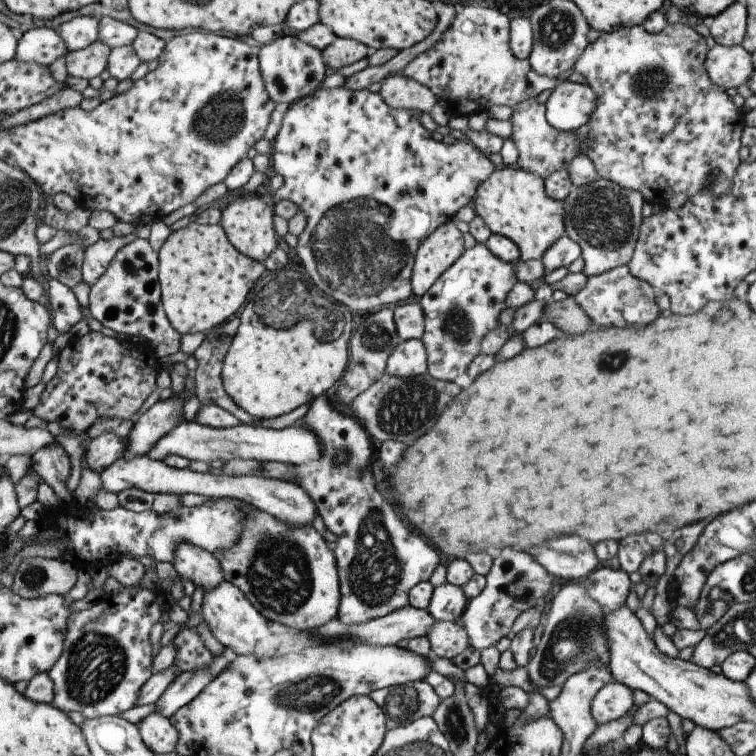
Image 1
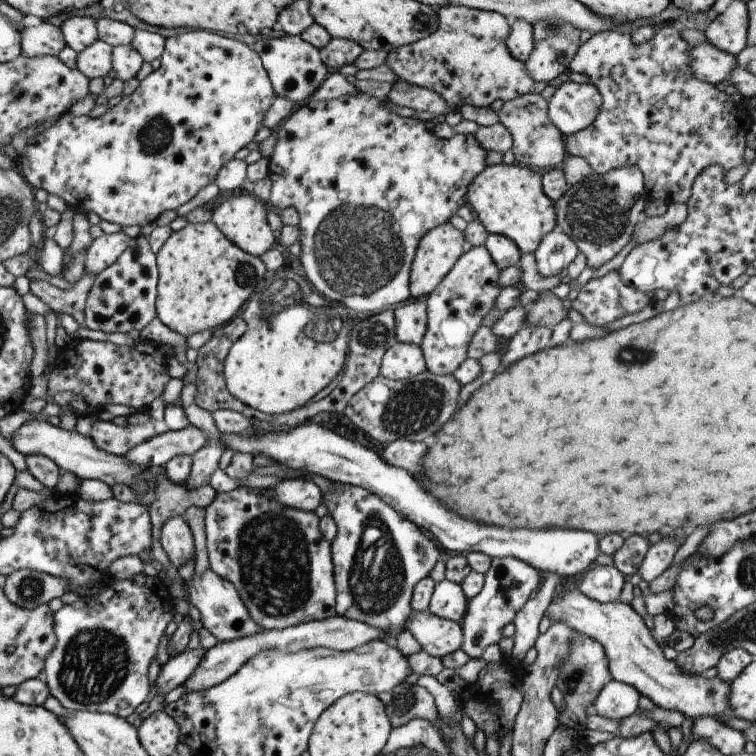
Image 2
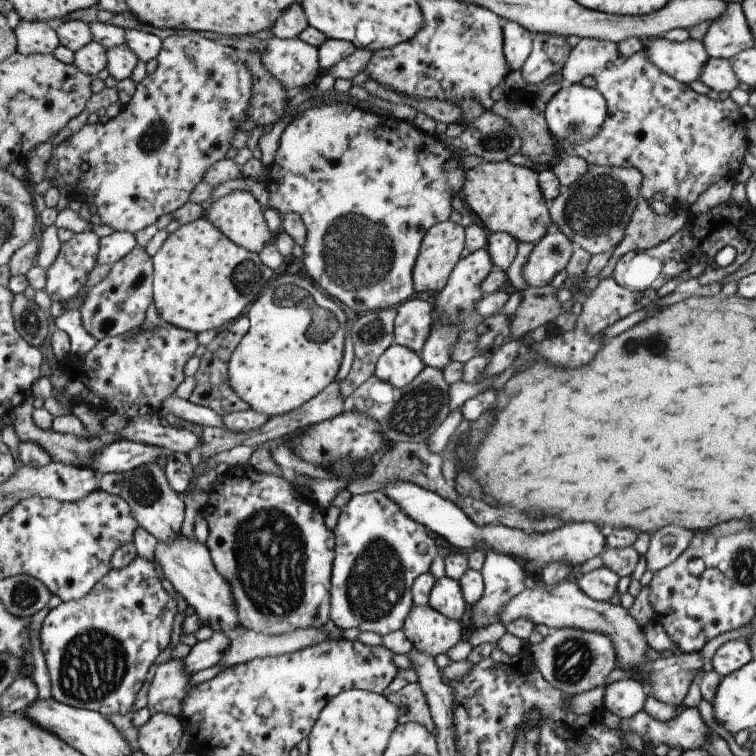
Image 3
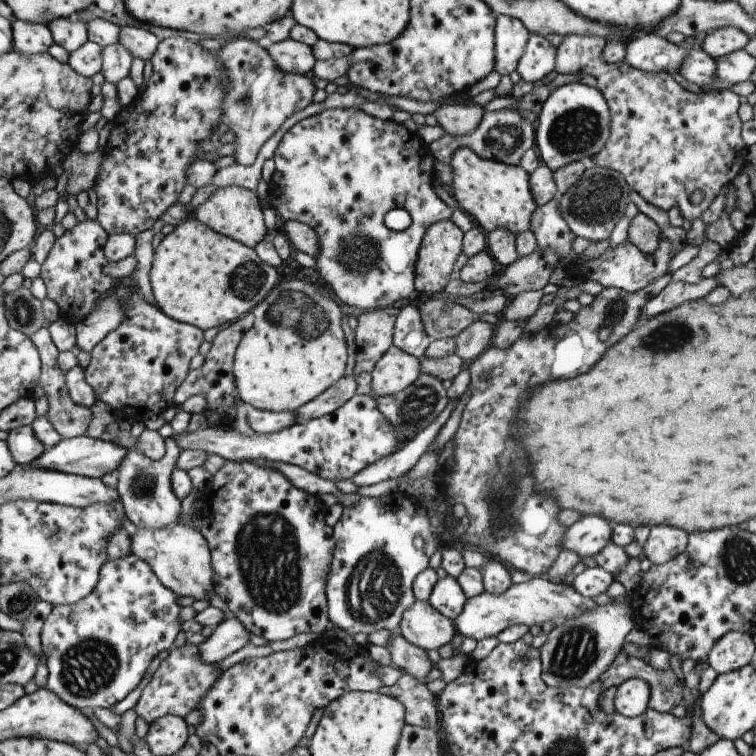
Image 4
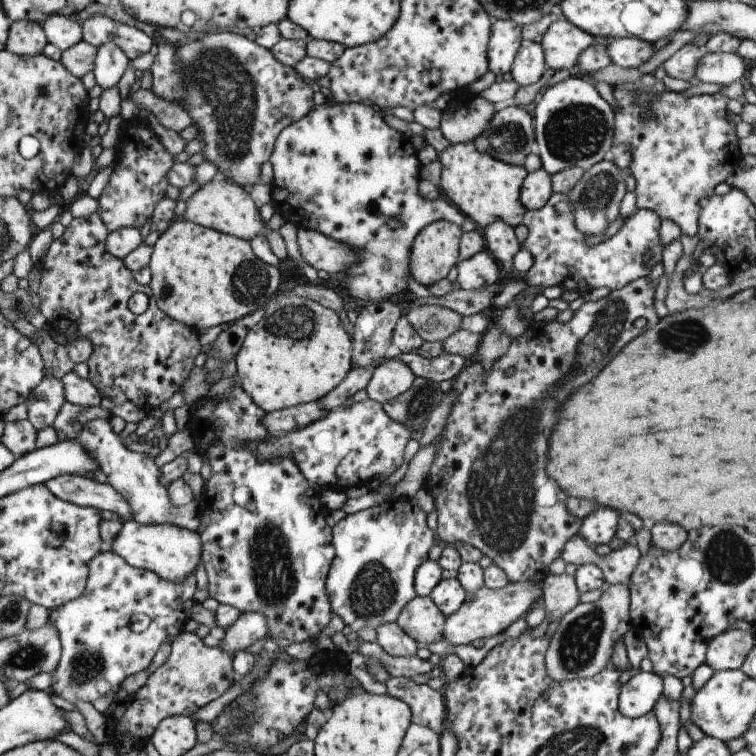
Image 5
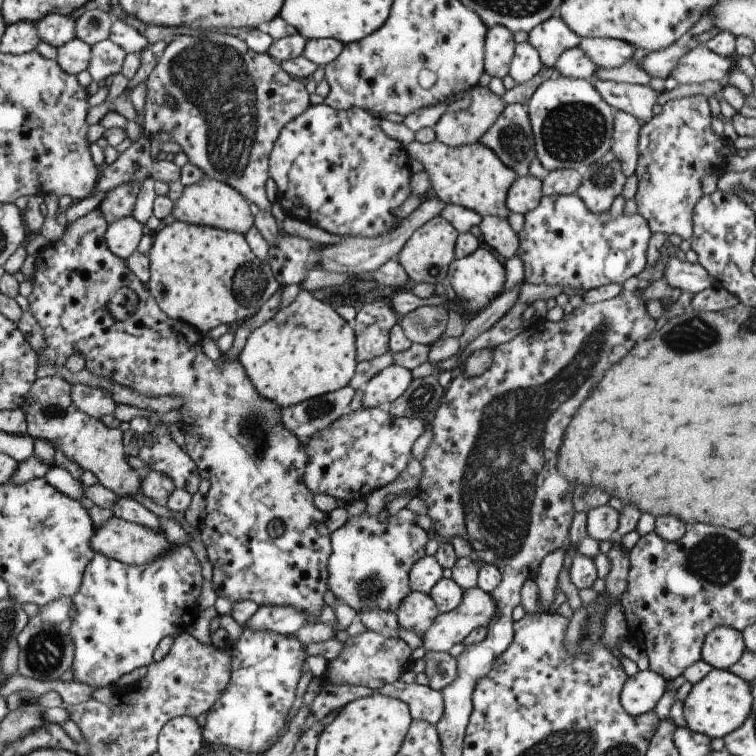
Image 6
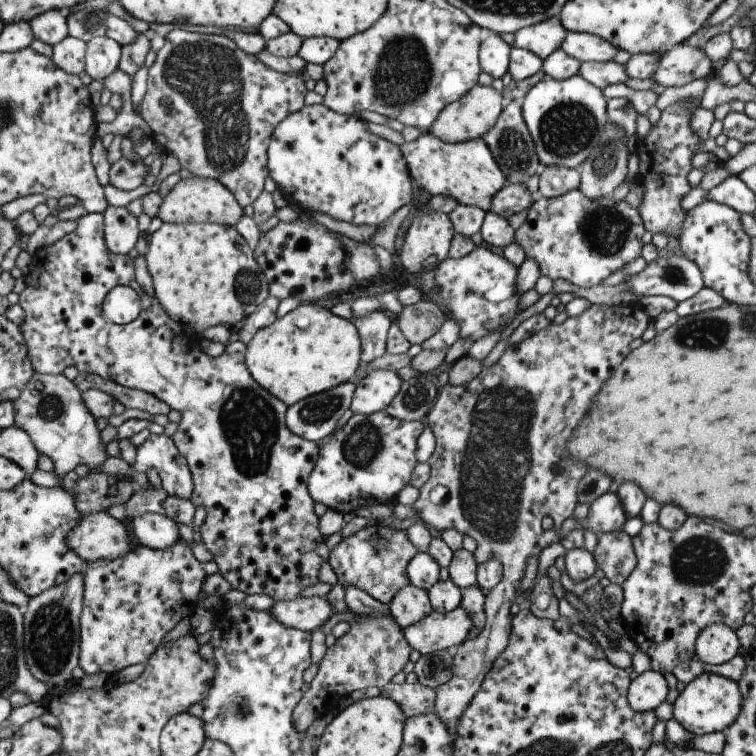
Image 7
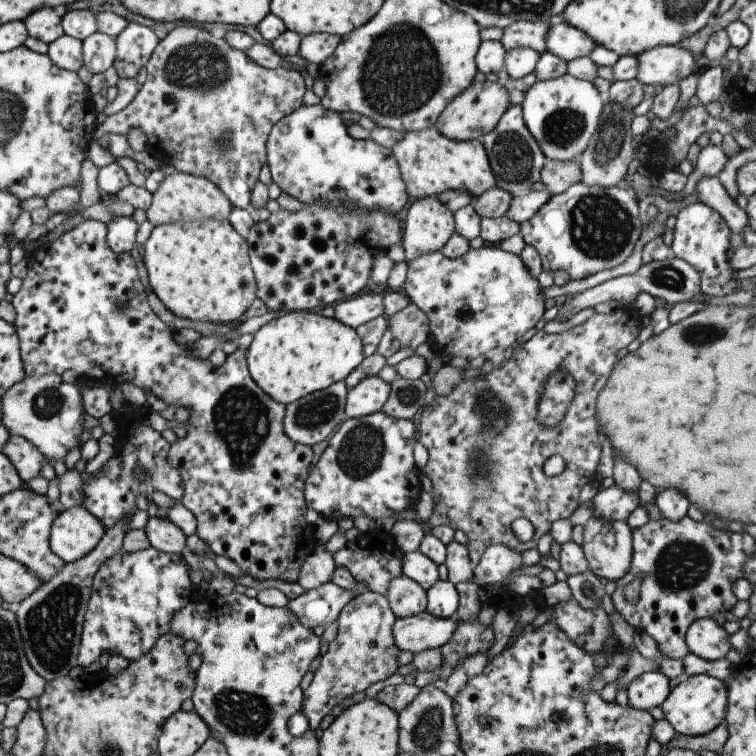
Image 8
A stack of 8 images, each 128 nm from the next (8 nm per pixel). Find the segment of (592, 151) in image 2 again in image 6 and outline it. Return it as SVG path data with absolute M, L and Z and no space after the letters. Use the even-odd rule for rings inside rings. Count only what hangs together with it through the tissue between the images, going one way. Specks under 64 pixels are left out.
M549 17L527 33L526 42L537 50L543 66L552 67L561 52L579 44L579 36L567 28L561 17ZM691 95L674 98L667 100L663 105L661 105L661 107L661 112L658 115L652 116L646 123L641 124L637 136L638 156L636 160L637 164L634 168L634 175L639 184L637 185L636 193L634 194L634 200L637 208L636 212L639 213L639 216L643 216L643 218L645 218L645 222L647 222L647 226L649 226L651 233L659 232L659 234L667 235L677 234L677 236L680 236L682 240L689 240L692 233L691 215L693 206L695 206L695 203L699 200L699 198L701 198L701 195L703 195L701 192L701 178L705 175L719 176L725 172L725 168L727 168L727 160L725 160L726 156L721 154L720 151L728 144L722 135L716 135L711 129L711 112L709 112L708 98L706 95Z

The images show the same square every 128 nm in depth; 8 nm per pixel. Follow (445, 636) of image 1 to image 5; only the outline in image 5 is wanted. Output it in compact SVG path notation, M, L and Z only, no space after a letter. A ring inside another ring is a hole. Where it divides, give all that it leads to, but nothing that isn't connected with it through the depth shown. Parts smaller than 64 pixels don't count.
M415 595L401 609L396 618L397 626L419 646L437 642L445 624L444 616L431 599Z

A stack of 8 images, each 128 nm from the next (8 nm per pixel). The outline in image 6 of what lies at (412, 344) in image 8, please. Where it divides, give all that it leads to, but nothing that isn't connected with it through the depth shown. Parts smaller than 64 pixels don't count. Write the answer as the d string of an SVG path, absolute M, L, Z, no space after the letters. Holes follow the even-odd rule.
M422 305L399 317L403 334L412 343L430 345L435 342L447 324L447 308L442 306Z

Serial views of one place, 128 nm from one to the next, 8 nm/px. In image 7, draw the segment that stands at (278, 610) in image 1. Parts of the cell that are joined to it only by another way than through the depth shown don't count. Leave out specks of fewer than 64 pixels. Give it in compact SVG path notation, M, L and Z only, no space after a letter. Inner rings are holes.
M86 213L75 220L75 228L56 240L53 244L37 250L31 256L31 262L28 266L28 274L24 277L25 288L18 294L18 305L23 310L23 324L19 330L23 336L23 342L27 346L27 358L31 364L31 368L35 373L45 375L61 374L67 366L75 366L77 372L87 372L88 374L97 374L103 380L111 380L121 386L135 389L151 394L165 402L170 409L177 410L181 419L178 422L176 432L170 436L177 452L185 458L187 468L193 480L193 494L188 498L195 506L201 506L205 510L205 516L201 525L198 527L200 534L200 542L207 548L209 559L213 560L217 565L218 573L229 584L233 590L241 590L246 595L265 594L274 601L290 601L300 597L300 591L305 587L313 586L319 582L317 574L322 563L328 562L328 550L330 541L324 538L319 532L319 517L312 512L311 496L309 496L306 488L307 476L313 470L318 455L318 446L314 442L305 440L292 432L284 424L284 404L268 392L265 392L251 378L249 371L244 363L244 352L246 343L242 341L234 341L225 345L223 352L215 358L209 358L200 351L199 338L195 332L182 323L171 320L167 313L161 308L159 302L155 299L151 291L145 294L137 282L135 282L133 274L133 259L128 255L118 255L110 253L105 246L103 238L102 213ZM117 285L128 286L132 288L139 296L140 310L137 318L129 324L118 325L105 320L102 311L102 302L105 295L111 288Z

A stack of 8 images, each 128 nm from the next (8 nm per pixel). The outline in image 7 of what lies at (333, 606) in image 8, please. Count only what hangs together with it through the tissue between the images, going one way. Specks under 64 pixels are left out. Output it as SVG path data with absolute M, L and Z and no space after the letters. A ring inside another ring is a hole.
M297 597L290 601L274 601L267 610L281 626L300 631L315 631L331 616L331 606L322 597Z

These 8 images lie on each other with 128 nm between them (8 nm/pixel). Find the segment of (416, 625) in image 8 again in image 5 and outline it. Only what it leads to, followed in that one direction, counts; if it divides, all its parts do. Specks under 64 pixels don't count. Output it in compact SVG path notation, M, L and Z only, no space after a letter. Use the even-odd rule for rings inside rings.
M533 582L508 583L500 589L488 589L483 586L475 592L468 592L457 612L444 617L445 624L441 630L441 637L452 644L469 644L477 638L493 637L501 633L512 622L525 618L531 604L542 600L539 584Z

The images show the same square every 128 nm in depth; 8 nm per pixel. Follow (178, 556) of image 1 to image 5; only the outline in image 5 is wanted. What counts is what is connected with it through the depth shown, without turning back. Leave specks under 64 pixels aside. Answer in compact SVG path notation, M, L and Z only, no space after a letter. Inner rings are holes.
M97 418L89 420L89 424L81 428L81 432L74 440L87 450L91 458L95 458L99 470L105 474L107 484L120 494L131 510L131 520L144 525L177 525L195 531L204 514L201 505L190 503L183 506L171 506L167 498L167 486L161 484L161 468L153 462L154 458L144 453L129 451L119 441L119 436L113 433L109 425L110 418Z

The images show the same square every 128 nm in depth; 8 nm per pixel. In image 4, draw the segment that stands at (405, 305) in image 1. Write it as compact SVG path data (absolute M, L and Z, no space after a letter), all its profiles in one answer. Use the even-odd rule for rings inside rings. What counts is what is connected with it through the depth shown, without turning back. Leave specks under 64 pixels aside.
M407 304L400 308L392 328L392 345L405 354L421 358L429 344L431 338L423 330L417 306Z

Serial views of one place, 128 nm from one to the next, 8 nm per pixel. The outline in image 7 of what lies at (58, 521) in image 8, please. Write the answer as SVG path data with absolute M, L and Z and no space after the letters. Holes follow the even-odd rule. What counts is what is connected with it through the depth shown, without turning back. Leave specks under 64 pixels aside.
M106 511L82 514L77 524L67 532L65 544L85 563L115 560L136 547L129 542L125 527Z

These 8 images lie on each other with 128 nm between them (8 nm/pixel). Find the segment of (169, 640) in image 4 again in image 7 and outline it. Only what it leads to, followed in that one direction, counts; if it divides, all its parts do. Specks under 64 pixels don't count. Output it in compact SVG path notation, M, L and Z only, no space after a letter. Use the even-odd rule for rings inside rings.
M183 540L163 550L137 544L131 552L115 560L85 563L81 578L82 609L78 618L78 666L84 674L107 669L117 672L131 664L147 664L161 638L183 618L193 614L197 606L195 599L206 578L199 563Z

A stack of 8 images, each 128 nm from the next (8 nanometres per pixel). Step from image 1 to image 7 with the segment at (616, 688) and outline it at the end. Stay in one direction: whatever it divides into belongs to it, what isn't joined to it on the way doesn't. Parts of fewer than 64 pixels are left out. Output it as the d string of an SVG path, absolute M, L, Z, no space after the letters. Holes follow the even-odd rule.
M643 671L630 680L625 700L633 712L653 711L667 696L667 685L657 671Z

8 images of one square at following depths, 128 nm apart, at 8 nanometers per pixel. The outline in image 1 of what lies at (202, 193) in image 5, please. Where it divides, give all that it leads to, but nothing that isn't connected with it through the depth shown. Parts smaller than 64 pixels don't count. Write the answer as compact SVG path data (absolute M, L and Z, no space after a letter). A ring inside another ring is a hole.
M239 195L236 198L230 198L229 206L224 206L221 209L219 225L221 225L225 236L235 250L238 250L247 258L255 260L255 262L263 263L277 246L276 234L273 230L273 215L274 212L270 206L260 198L243 198Z

